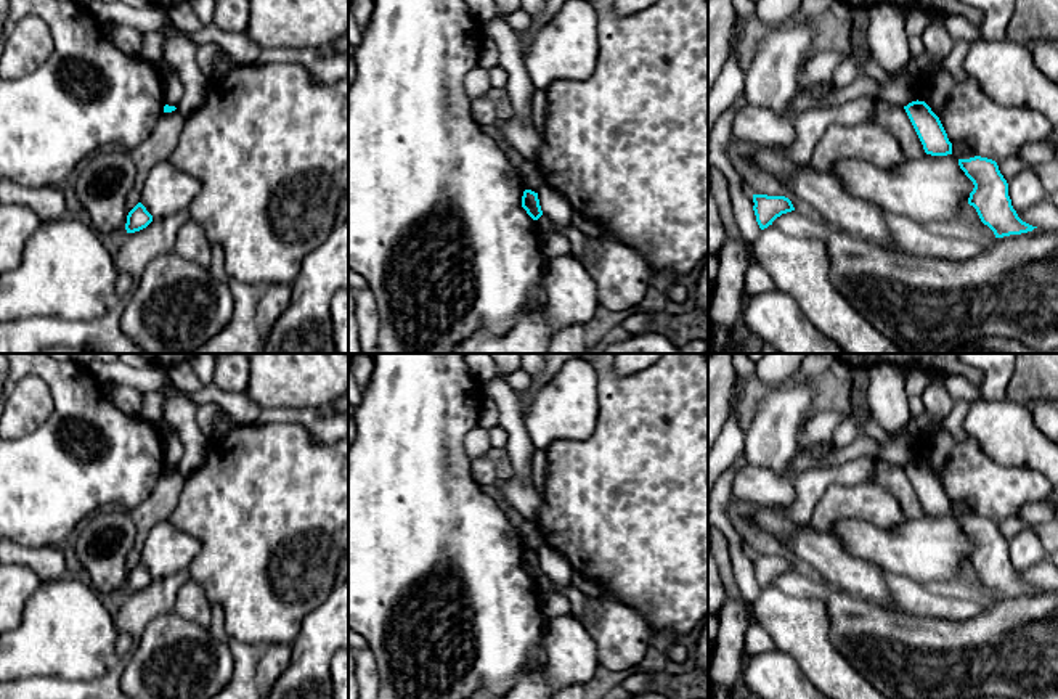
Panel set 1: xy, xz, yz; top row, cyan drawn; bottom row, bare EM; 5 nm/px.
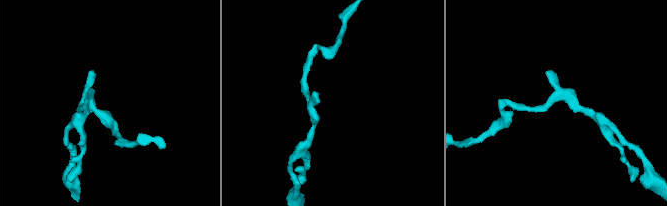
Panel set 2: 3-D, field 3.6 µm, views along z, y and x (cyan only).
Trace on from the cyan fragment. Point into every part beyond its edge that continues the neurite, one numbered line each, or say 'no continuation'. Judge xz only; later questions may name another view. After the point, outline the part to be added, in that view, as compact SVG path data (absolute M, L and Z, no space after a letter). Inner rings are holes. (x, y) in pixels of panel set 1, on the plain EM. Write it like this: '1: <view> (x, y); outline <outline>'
no continuation

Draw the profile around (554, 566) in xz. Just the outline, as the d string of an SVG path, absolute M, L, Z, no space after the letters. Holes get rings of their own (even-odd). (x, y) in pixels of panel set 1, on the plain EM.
M543 545L538 550L538 559L543 574L555 585L572 585L573 569L570 562L557 550L549 545Z

